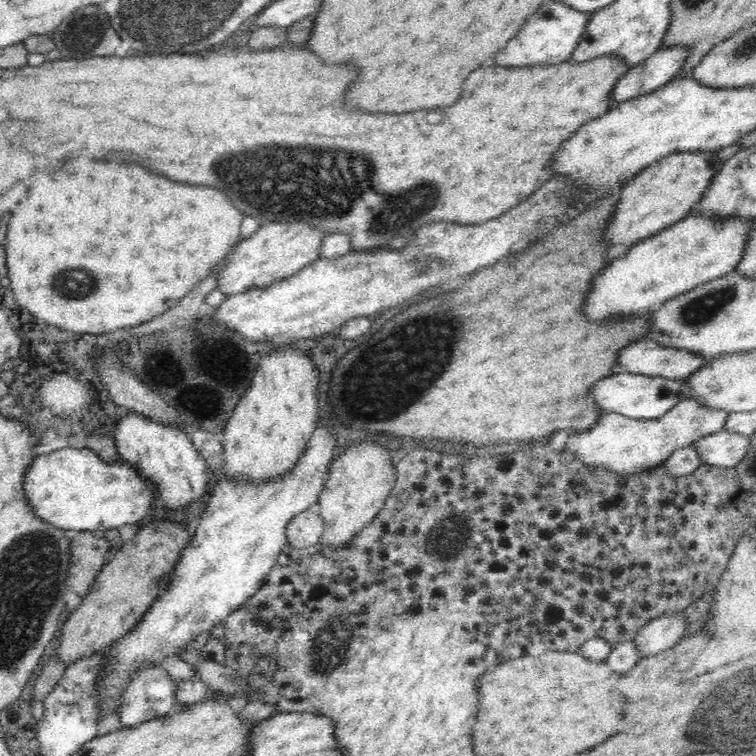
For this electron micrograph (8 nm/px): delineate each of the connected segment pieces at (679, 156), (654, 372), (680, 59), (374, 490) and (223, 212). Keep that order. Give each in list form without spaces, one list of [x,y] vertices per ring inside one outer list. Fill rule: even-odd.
[[[718,150],[710,152],[674,152],[658,162],[644,167],[634,178],[618,188],[618,208],[604,232],[603,240],[611,246],[633,245],[654,236],[692,214],[702,200],[706,189],[723,162],[717,158]]]
[[[644,336],[618,354],[613,372],[684,379],[700,369],[706,360],[697,352],[668,348]]]
[[[660,48],[641,64],[630,67],[614,85],[611,100],[615,104],[652,92],[675,78],[685,65],[687,48]]]
[[[362,441],[355,445],[346,447],[344,452],[339,452],[336,458],[329,466],[330,474],[325,482],[325,488],[318,495],[317,505],[319,507],[320,516],[323,518],[324,530],[319,541],[309,549],[310,553],[315,553],[320,548],[326,546],[343,546],[348,544],[362,528],[366,528],[371,520],[375,520],[375,516],[384,508],[386,499],[396,482],[396,470],[391,462],[391,456],[394,453],[388,453],[386,447],[372,441]]]
[[[66,160],[66,162],[62,162],[62,164],[66,164],[64,166],[64,170],[62,170],[62,166],[58,166],[60,170],[54,170],[52,172],[52,176],[48,174],[48,176],[42,176],[36,184],[32,184],[32,186],[28,186],[28,196],[26,198],[22,198],[20,202],[18,202],[18,208],[10,214],[10,220],[8,220],[8,230],[6,230],[6,242],[4,242],[4,250],[6,250],[6,264],[8,264],[8,277],[10,279],[9,288],[14,290],[13,295],[16,298],[16,302],[22,308],[26,308],[28,312],[32,312],[36,318],[40,318],[40,320],[44,320],[44,322],[48,322],[50,326],[56,326],[56,328],[60,328],[60,330],[70,330],[70,332],[88,332],[88,334],[104,334],[102,337],[108,337],[112,332],[129,327],[135,327],[141,325],[142,322],[146,322],[146,320],[150,320],[150,318],[154,318],[154,316],[158,316],[158,314],[162,314],[164,310],[168,310],[168,308],[175,307],[178,304],[178,300],[182,300],[191,290],[194,290],[194,287],[202,280],[205,279],[208,275],[210,275],[221,263],[222,260],[227,256],[227,252],[231,249],[231,247],[238,242],[241,237],[241,224],[244,220],[244,214],[234,206],[232,206],[232,202],[226,198],[226,194],[224,192],[220,192],[220,190],[216,190],[216,188],[204,188],[204,186],[186,186],[186,184],[178,184],[178,182],[172,182],[172,180],[166,180],[166,178],[162,178],[162,176],[154,176],[152,172],[148,172],[146,168],[142,168],[142,166],[136,166],[136,164],[132,164],[132,166],[122,166],[122,164],[116,164],[116,166],[112,166],[112,176],[110,176],[110,186],[108,186],[108,162],[98,162],[98,160]]]

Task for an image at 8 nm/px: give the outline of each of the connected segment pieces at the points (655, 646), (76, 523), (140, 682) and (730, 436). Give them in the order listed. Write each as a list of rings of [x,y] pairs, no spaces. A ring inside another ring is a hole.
[[[681,612],[666,614],[651,620],[634,637],[633,643],[641,658],[672,648],[685,635],[689,624]]]
[[[88,447],[36,455],[25,474],[23,495],[29,507],[38,518],[62,530],[106,531],[137,524],[151,510],[158,491],[129,462],[119,459],[108,464]]]
[[[146,662],[142,668],[134,672],[132,681],[123,693],[121,708],[118,710],[122,728],[134,727],[144,722],[160,719],[174,711],[178,682],[174,681],[161,664]]]
[[[725,428],[703,436],[691,445],[704,464],[734,468],[751,451],[750,434],[738,434]]]

